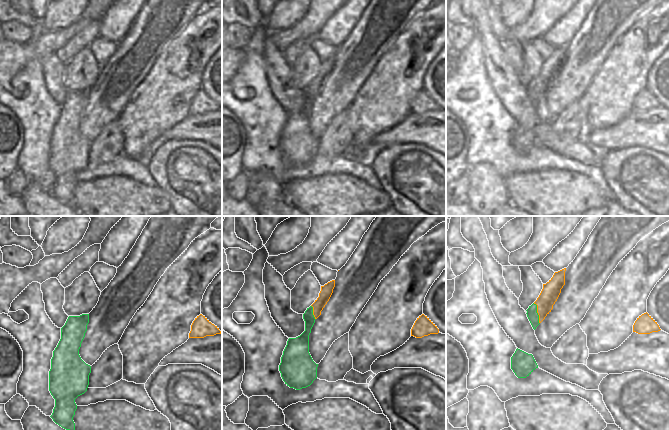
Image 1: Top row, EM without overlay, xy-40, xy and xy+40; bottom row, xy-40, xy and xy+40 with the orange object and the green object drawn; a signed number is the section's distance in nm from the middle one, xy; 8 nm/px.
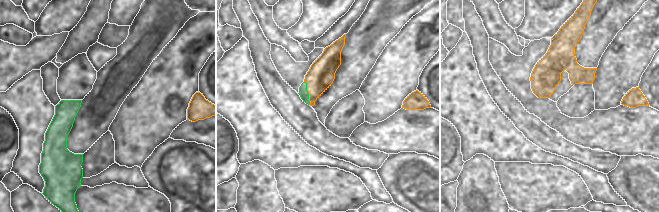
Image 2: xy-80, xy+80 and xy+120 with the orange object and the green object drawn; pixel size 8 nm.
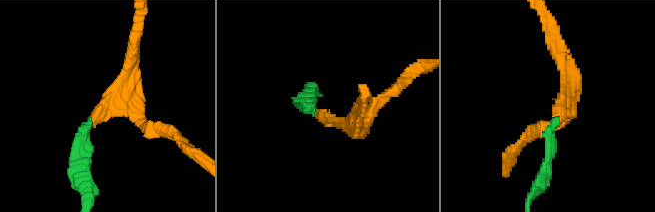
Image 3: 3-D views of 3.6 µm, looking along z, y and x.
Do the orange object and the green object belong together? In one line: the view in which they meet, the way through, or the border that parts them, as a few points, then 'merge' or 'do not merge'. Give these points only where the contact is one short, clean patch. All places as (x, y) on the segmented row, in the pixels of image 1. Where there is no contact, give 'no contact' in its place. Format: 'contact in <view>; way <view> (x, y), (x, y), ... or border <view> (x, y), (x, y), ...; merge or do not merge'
contact in xy+40; border xy+40 (533, 303), (537, 308), (539, 323); do not merge

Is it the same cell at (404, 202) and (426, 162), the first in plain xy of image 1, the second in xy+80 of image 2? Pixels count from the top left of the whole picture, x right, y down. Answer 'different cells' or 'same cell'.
same cell

